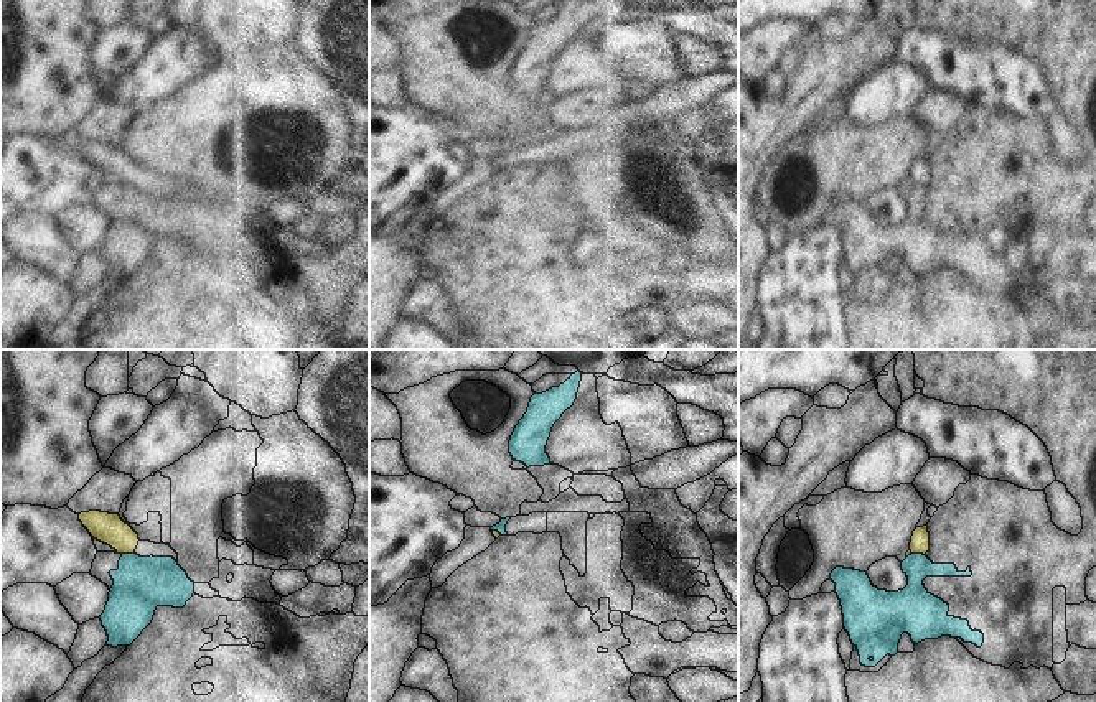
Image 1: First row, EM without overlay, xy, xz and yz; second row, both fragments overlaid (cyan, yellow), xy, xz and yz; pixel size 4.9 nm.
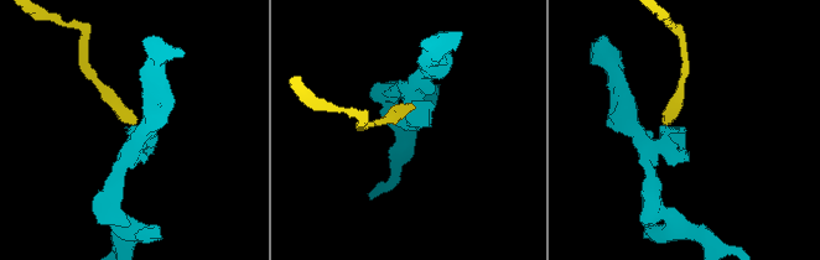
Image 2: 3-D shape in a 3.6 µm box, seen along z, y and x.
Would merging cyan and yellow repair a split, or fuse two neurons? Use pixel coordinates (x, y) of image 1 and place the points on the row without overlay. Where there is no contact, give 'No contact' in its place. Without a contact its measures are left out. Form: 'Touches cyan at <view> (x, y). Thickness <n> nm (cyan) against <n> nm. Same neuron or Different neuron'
Touches cyan at xy (129, 185). Thickness 280 nm (cyan) against 150 nm. Different neuron

